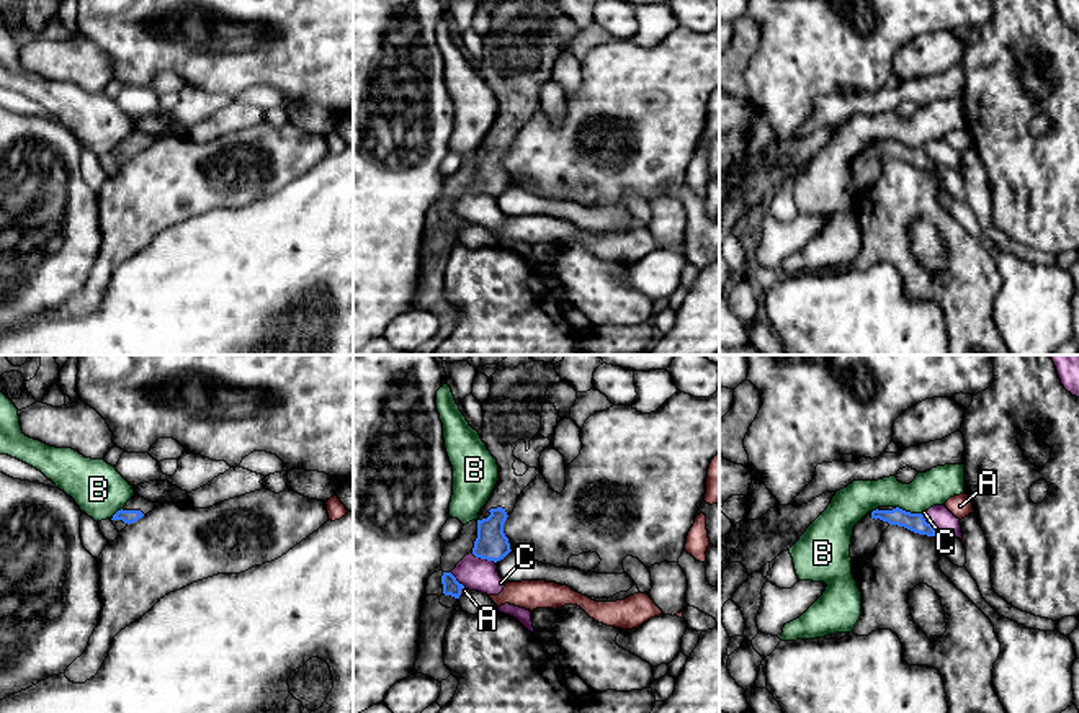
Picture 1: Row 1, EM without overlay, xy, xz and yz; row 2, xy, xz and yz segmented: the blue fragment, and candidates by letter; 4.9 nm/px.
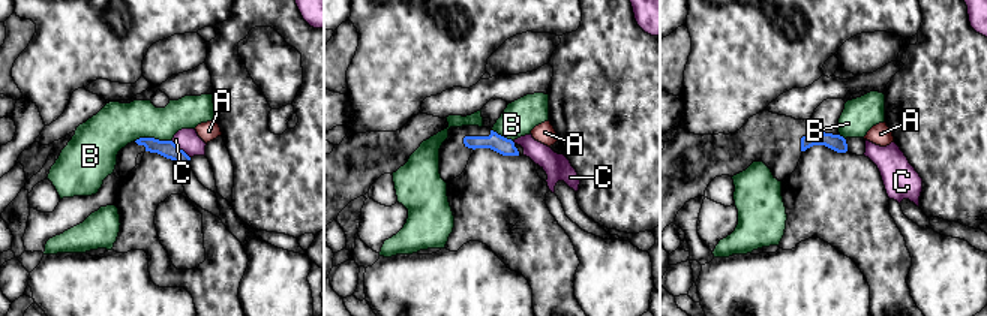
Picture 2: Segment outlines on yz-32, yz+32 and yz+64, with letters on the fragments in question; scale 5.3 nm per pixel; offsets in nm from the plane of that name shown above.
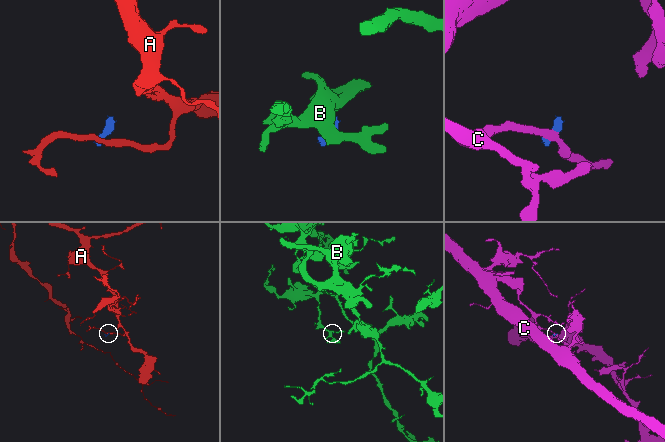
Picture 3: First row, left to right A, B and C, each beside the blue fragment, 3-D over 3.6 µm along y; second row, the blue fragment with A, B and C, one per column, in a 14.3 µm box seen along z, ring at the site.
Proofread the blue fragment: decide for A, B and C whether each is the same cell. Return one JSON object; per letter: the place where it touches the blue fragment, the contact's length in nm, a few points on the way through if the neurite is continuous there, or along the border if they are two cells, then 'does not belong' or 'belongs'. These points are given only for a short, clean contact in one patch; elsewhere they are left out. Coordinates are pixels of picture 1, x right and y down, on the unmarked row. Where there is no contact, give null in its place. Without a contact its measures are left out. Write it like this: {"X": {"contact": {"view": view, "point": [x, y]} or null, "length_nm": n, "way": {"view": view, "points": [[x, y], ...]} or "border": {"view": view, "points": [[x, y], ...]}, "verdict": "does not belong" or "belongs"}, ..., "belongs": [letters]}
{"A": {"contact": {"view": "xz", "point": [460, 224]}, "length_nm": 50, "border": {"view": "xz", "points": [[465, 221], [460, 228]]}, "verdict": "does not belong"}, "B": {"contact": {"view": "yz", "point": [909, 146]}, "length_nm": 140, "border": {"view": "yz", "points": [[896, 139], [922, 147]]}, "verdict": "does not belong"}, "C": {"contact": {"view": "xz", "point": [483, 192]}, "length_nm": 130, "border": {"view": "xz", "points": [[471, 187], [494, 197]]}, "verdict": "does not belong"}, "belongs": []}

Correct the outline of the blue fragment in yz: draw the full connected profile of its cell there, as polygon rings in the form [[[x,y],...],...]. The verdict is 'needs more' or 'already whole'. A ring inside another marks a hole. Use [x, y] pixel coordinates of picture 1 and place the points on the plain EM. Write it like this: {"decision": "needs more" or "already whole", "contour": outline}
{"decision": "needs more", "contour": [[[878,141],[853,160],[850,191],[860,193],[870,188],[889,159],[904,160],[919,168],[937,170],[933,160],[925,155],[924,147],[911,147],[899,141]]]}

